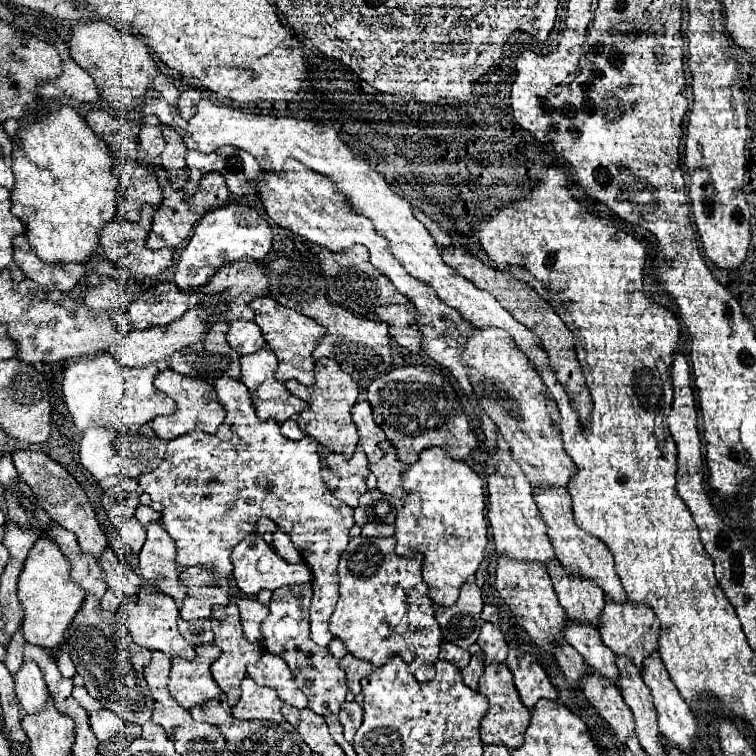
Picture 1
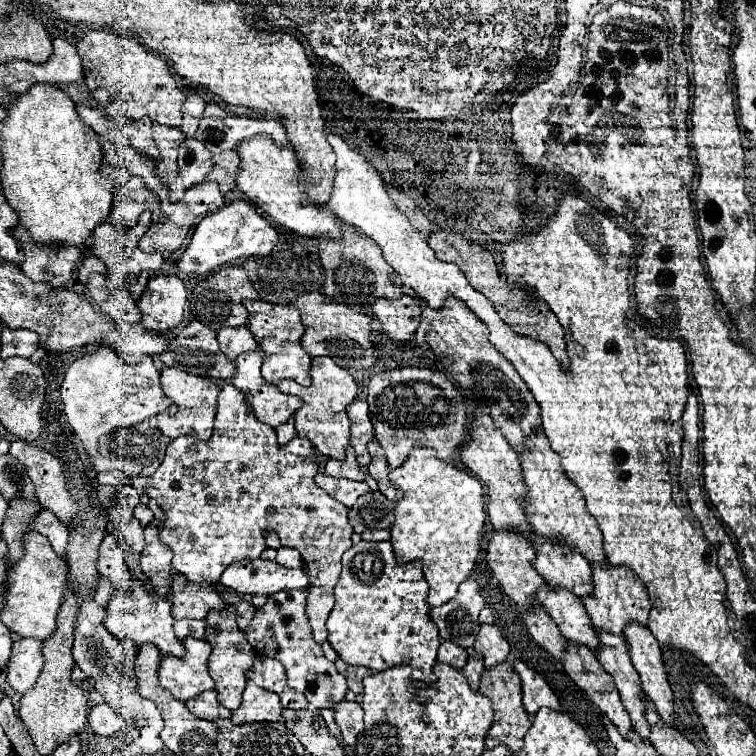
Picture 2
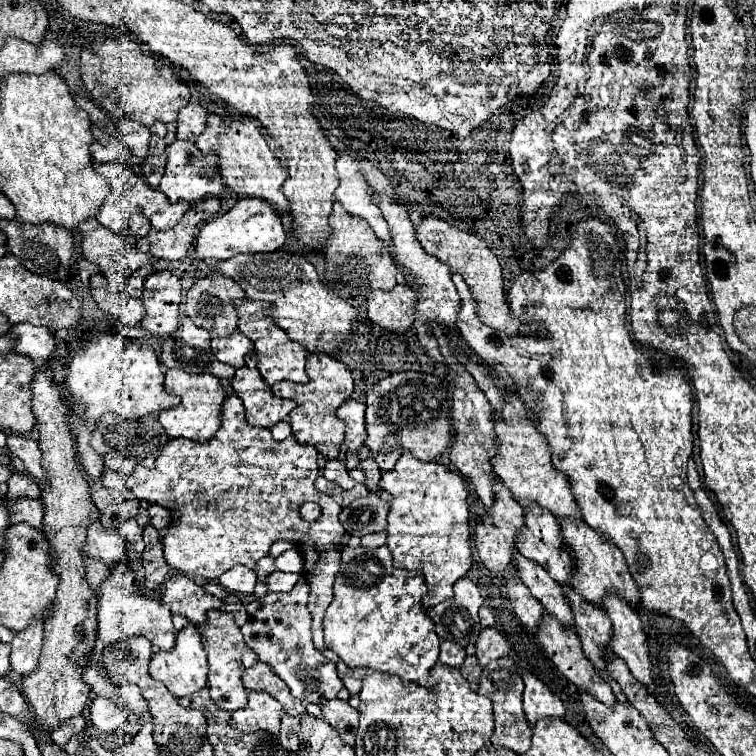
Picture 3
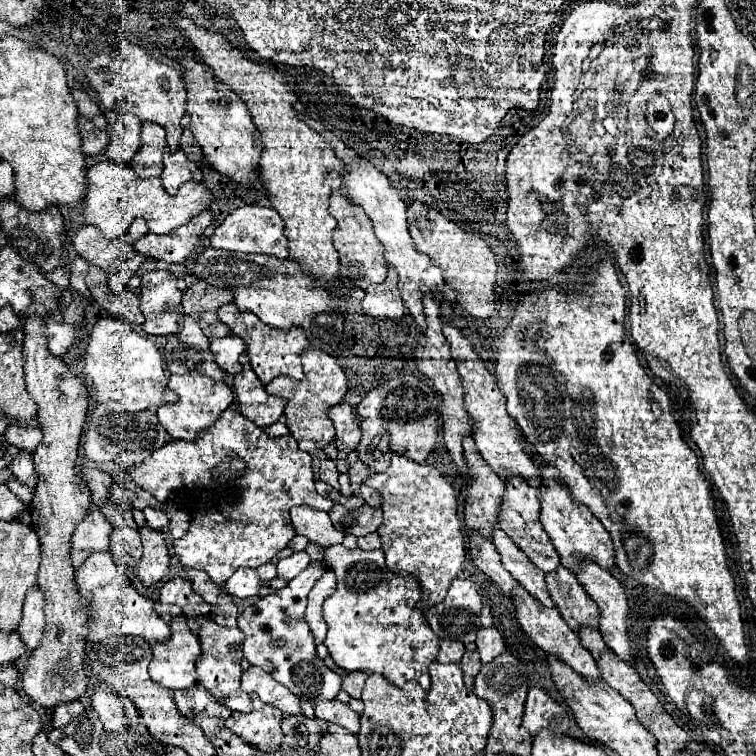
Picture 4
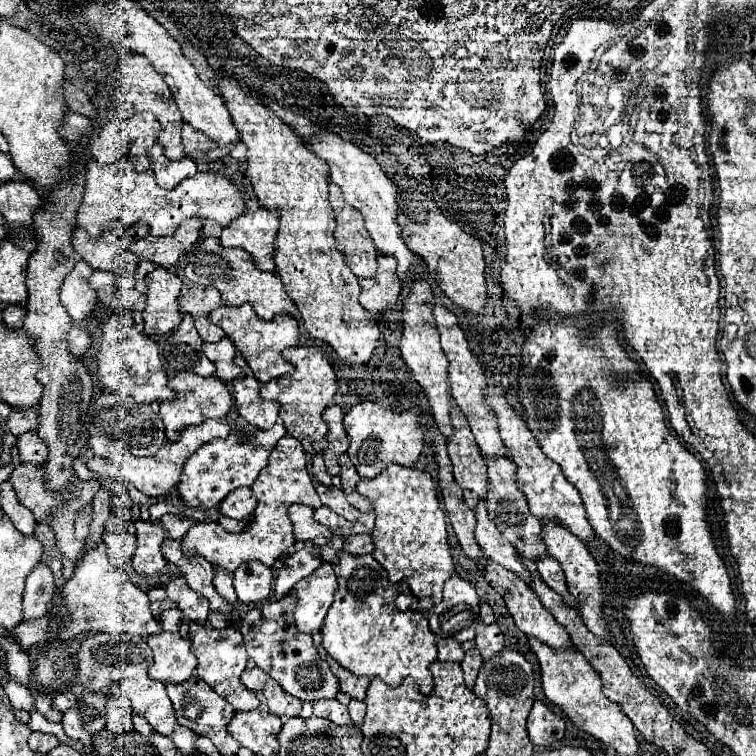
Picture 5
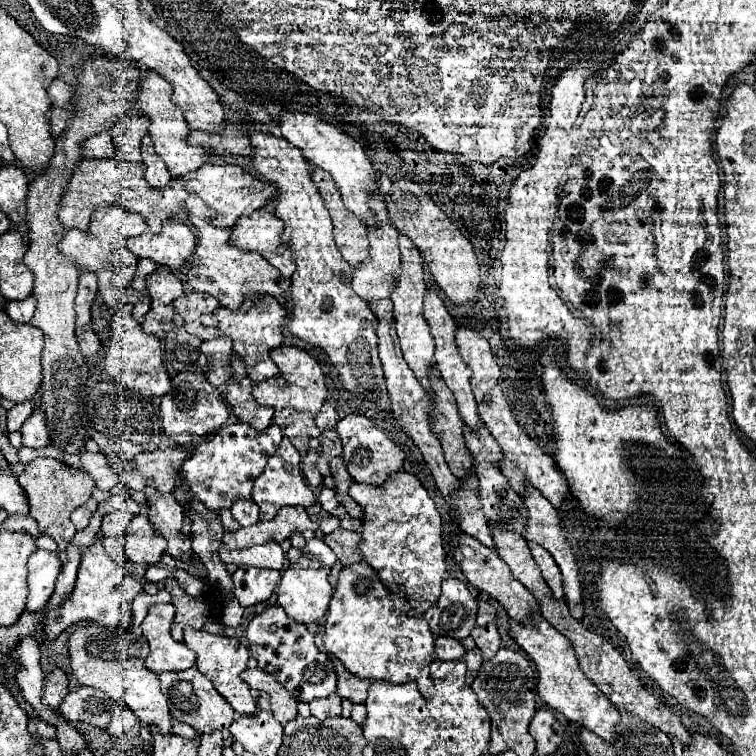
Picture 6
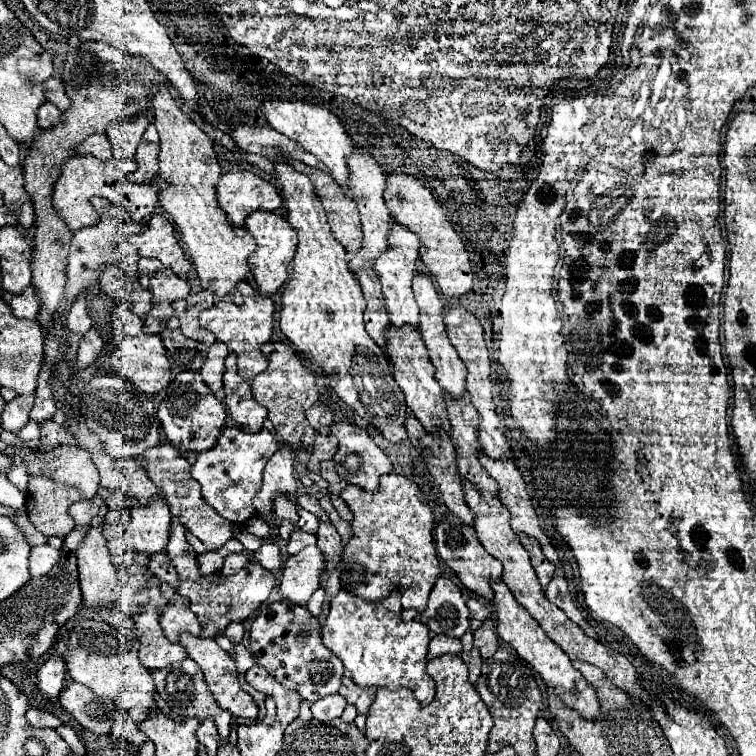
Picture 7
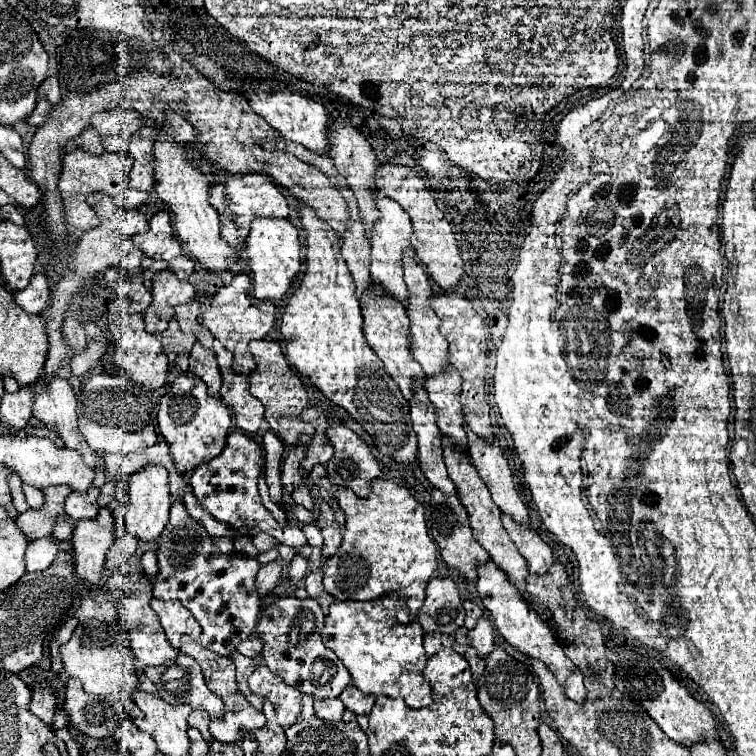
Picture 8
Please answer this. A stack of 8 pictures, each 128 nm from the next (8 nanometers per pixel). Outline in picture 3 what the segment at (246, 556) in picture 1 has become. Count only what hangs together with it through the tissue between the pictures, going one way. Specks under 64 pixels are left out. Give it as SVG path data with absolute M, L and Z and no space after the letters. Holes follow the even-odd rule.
M242 564L230 568L228 572L224 572L224 574L218 578L218 582L220 582L226 590L236 592L236 594L252 594L252 590L254 590L254 586L256 586L256 580L258 580L258 578L256 578L254 570L242 566ZM272 572L266 582L268 582L268 588L270 588L272 592L290 592L298 580L300 580L300 574Z

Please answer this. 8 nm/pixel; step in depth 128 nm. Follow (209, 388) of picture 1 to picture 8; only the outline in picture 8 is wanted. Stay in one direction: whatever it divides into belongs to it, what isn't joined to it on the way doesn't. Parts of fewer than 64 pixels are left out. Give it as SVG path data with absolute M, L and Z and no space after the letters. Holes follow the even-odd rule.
M182 374L174 380L168 394L162 396L158 428L170 444L170 456L178 472L190 472L222 452L232 430L232 416L220 398L214 398L206 392L206 384L202 384L202 380Z

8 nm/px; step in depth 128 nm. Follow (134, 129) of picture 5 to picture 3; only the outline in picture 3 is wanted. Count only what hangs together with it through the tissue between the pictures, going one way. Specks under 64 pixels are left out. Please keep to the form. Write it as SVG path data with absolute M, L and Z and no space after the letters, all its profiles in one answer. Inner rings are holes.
M156 122L152 128L152 140L150 140L150 156L140 162L140 172L146 178L150 186L158 186L160 178L164 174L166 164L166 144L164 144L164 124Z

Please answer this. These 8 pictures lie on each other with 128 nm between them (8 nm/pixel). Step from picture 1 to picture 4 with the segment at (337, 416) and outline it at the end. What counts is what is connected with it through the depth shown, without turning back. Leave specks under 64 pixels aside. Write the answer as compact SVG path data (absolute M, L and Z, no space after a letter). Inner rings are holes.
M304 350L300 356L302 356L304 380L280 376L266 384L266 392L272 396L280 396L288 402L284 408L284 418L286 418L286 426L290 428L290 434L298 440L300 450L316 458L326 458L324 446L328 446L334 440L334 426L332 420L328 418L328 408L342 402L348 380L342 368L338 366L336 358L324 354L322 350Z

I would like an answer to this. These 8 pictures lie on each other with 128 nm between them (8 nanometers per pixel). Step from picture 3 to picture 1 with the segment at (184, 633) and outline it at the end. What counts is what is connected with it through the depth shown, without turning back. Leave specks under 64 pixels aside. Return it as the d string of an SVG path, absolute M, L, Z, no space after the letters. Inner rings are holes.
M214 644L196 646L196 658L172 658L168 690L178 700L180 706L190 710L194 704L204 704L216 698L222 690L210 674L210 664L220 656Z

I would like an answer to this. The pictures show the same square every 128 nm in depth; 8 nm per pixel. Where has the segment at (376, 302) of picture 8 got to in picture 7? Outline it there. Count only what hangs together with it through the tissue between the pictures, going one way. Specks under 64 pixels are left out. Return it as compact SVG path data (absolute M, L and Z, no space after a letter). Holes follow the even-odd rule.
M388 326L388 330L386 330L386 356L394 368L394 380L398 382L400 390L406 396L406 406L420 420L420 424L424 424L424 428L428 432L436 430L432 424L442 424L442 428L446 432L450 432L444 390L438 384L438 380L434 378L434 366L428 360L428 352L426 352L426 346L420 338L420 332L414 332L414 328Z

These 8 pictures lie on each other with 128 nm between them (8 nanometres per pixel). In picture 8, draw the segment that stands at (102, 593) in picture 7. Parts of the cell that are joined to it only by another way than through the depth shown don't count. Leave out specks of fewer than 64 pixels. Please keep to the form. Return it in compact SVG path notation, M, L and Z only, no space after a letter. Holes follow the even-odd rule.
M110 506L100 508L94 520L80 520L72 532L72 548L76 552L76 574L98 586L104 558L114 538L114 512Z

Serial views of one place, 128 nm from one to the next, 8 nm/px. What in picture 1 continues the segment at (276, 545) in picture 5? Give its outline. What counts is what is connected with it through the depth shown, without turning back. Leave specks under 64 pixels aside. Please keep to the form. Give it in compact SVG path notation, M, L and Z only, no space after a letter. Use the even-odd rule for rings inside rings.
M222 376L214 384L220 404L226 410L226 418L216 434L204 432L190 432L178 436L168 442L166 458L162 460L158 470L150 474L142 474L138 478L140 488L164 506L162 522L164 530L176 542L176 562L180 566L206 566L216 576L230 576L232 562L230 554L234 546L238 546L246 536L256 534L258 518L266 516L274 520L280 530L284 530L292 544L298 546L304 562L312 570L312 604L310 604L310 636L320 646L328 646L334 636L328 630L328 618L338 602L338 562L342 552L348 546L348 532L354 526L352 508L336 500L330 490L322 482L320 474L320 456L318 456L318 442L310 436L294 442L280 434L280 426L274 420L260 422L254 414L254 404L250 400L248 388L230 376Z

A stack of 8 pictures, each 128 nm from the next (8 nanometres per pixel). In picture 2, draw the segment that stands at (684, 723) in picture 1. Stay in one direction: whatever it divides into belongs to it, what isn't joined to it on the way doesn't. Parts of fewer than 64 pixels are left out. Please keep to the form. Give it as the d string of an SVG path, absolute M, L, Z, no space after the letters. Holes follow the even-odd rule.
M638 622L626 624L624 636L626 636L630 660L636 672L640 674L644 694L656 704L660 718L672 724L674 722L672 690L668 684L668 676L664 672L664 662L656 638L644 624Z

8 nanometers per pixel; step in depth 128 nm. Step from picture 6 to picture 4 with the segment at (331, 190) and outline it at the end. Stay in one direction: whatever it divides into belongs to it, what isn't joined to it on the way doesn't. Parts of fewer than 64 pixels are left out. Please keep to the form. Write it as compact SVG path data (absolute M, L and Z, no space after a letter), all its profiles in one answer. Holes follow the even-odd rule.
M334 188L332 194L330 194L330 212L338 220L338 226L334 230L334 248L340 254L340 266L342 266L342 274L344 274L342 280L354 282L354 284L358 284L362 288L366 288L368 284L380 284L386 278L388 262L384 258L382 244L376 238L366 212L362 212L360 206L348 202L340 194L338 188Z

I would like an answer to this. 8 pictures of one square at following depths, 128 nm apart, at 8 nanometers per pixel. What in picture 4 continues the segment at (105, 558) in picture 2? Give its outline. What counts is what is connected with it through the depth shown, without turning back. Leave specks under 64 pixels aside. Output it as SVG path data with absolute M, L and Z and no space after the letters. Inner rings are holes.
M92 508L86 520L82 520L82 524L78 524L78 528L74 530L72 548L90 552L110 550L110 532L112 528L106 522L104 514L98 508Z

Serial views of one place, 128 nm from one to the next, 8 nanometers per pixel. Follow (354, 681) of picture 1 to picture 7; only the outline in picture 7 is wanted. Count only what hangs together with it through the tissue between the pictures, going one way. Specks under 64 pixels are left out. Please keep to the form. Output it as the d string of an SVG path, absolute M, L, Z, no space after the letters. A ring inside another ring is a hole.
M344 678L342 680L342 686L340 686L340 694L346 698L348 704L356 706L358 714L368 714L370 710L370 704L376 696L376 688L362 688L358 684L352 682L352 678Z

